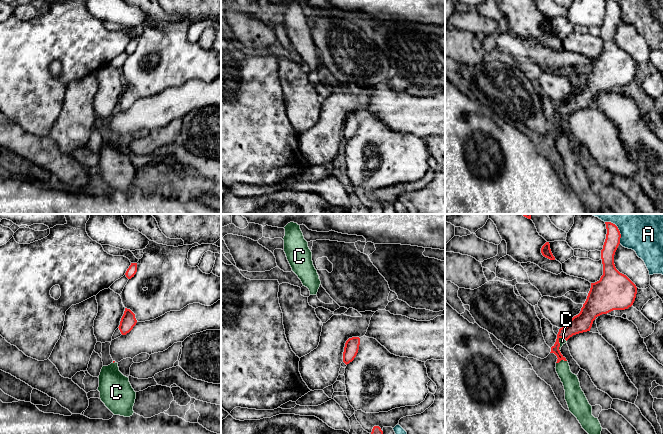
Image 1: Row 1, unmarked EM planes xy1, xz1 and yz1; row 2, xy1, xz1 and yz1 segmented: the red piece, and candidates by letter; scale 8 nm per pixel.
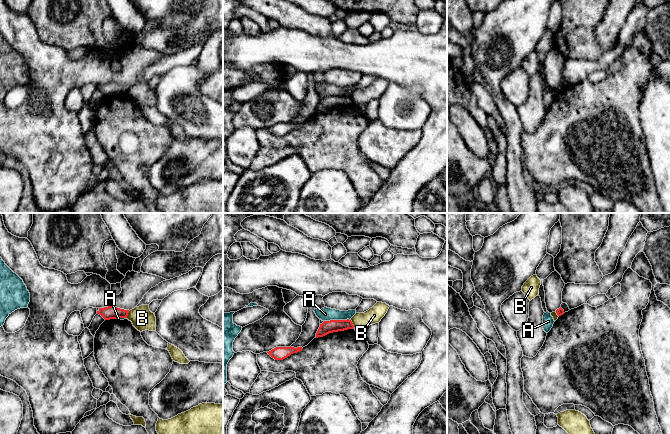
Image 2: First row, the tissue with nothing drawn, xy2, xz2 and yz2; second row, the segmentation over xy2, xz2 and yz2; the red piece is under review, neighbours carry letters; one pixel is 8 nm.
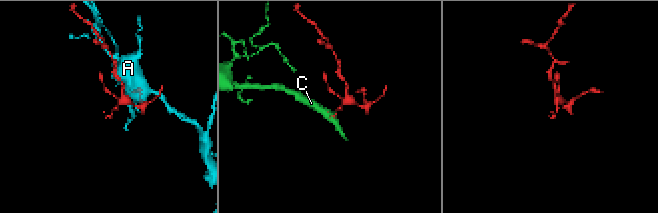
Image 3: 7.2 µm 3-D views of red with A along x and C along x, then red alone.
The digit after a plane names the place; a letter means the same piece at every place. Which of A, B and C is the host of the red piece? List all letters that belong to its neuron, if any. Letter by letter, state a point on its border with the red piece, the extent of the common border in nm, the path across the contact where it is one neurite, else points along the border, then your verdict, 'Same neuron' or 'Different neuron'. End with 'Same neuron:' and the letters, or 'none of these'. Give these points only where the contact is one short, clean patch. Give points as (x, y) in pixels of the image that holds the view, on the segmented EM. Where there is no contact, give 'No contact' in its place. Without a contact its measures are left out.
A: Touches red at xz2 (337, 320). Shared border 220 nm. Different neuron
B: Touches red at xz2 (352, 324). Shared border 70 nm. Boundary: xz2 (350, 320), (354, 327). Different neuron
C: Touches red at yz1 (561, 359). Shared border 90 nm. Same neuron
Same neuron: C

